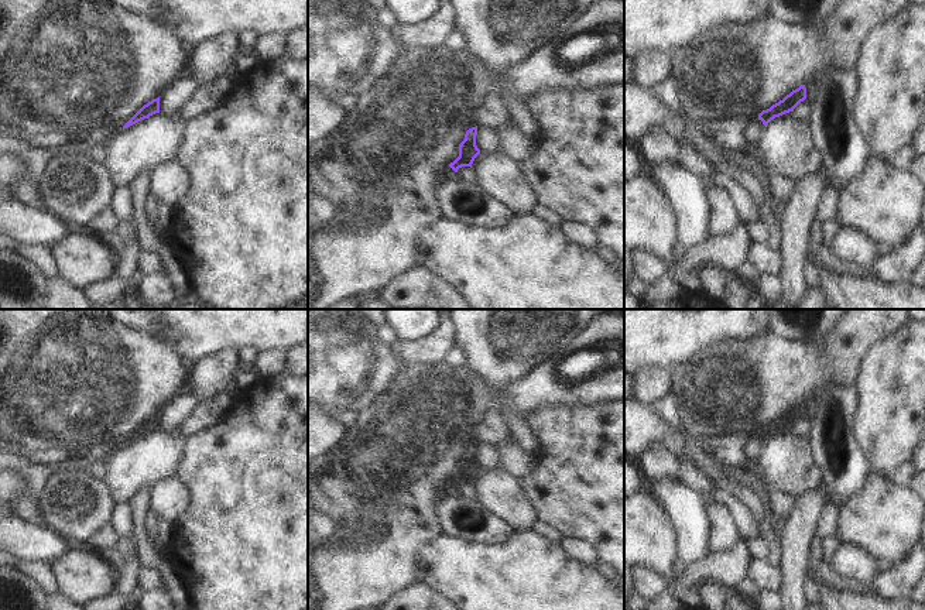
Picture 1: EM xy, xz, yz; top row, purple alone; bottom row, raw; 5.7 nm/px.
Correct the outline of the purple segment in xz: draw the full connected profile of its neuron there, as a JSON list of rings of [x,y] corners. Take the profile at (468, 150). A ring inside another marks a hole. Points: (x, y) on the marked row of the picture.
[[[595,0],[589,8],[562,34],[537,48],[523,62],[507,68],[491,68],[470,55],[466,49],[449,51],[445,45],[438,48],[394,48],[387,62],[388,71],[377,78],[373,86],[347,103],[345,116],[338,128],[328,137],[308,145],[308,309],[326,309],[328,306],[353,298],[359,294],[378,291],[395,277],[417,265],[417,237],[419,232],[442,217],[435,189],[442,179],[442,168],[449,165],[455,172],[470,167],[480,154],[476,145],[477,124],[475,110],[486,96],[497,96],[503,102],[513,96],[524,103],[541,90],[589,90],[604,85],[624,85],[624,0]]]

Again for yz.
[[[843,0],[822,31],[812,25],[785,24],[770,14],[756,23],[713,27],[689,47],[674,52],[671,76],[676,80],[682,109],[700,123],[744,116],[748,121],[758,119],[767,126],[775,117],[794,112],[806,99],[806,79],[816,79],[830,65],[856,65],[869,32],[894,18],[908,4],[909,0]]]

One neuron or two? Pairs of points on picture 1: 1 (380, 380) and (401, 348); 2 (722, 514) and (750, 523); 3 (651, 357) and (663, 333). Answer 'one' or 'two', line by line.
1: two
2: two
3: one

